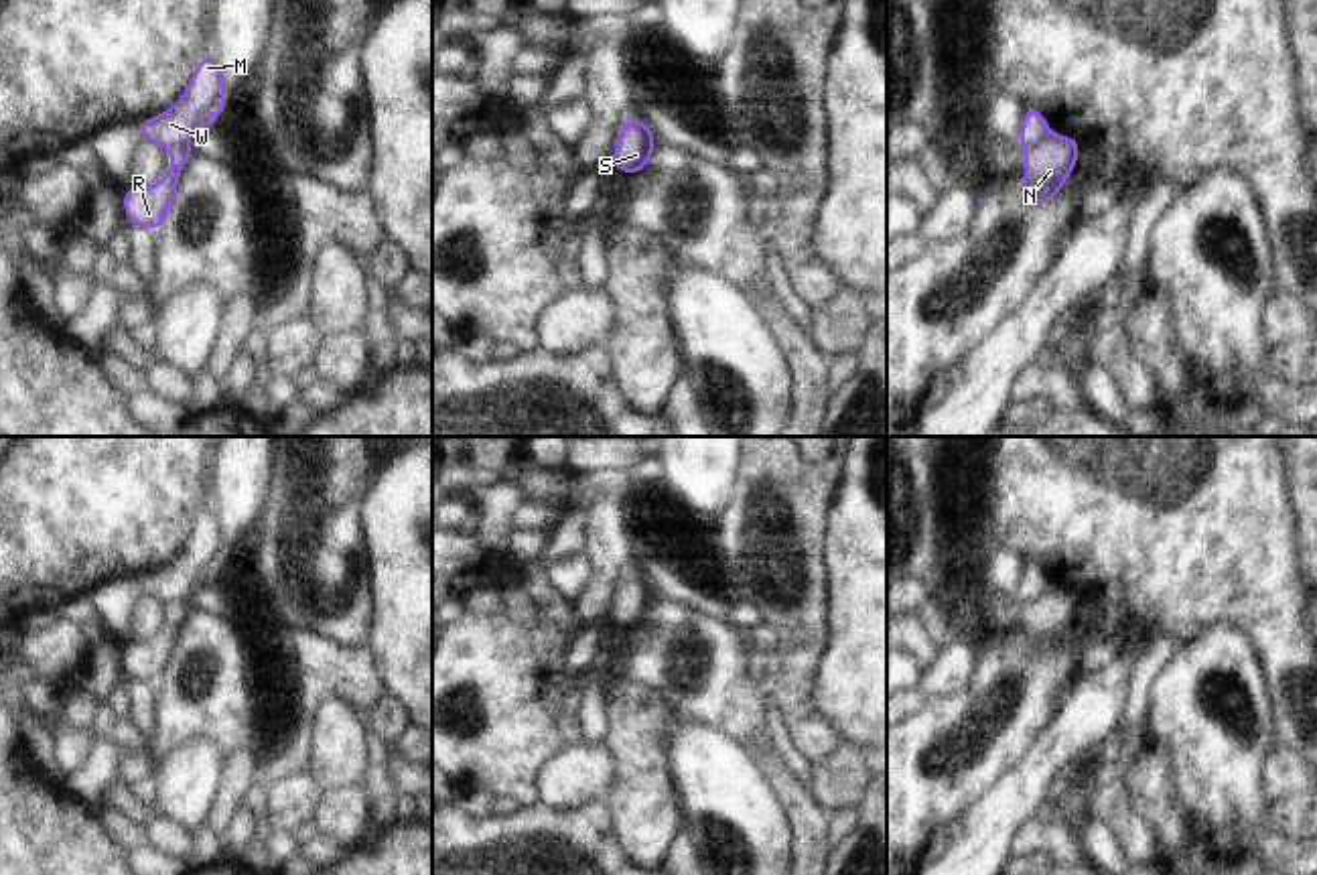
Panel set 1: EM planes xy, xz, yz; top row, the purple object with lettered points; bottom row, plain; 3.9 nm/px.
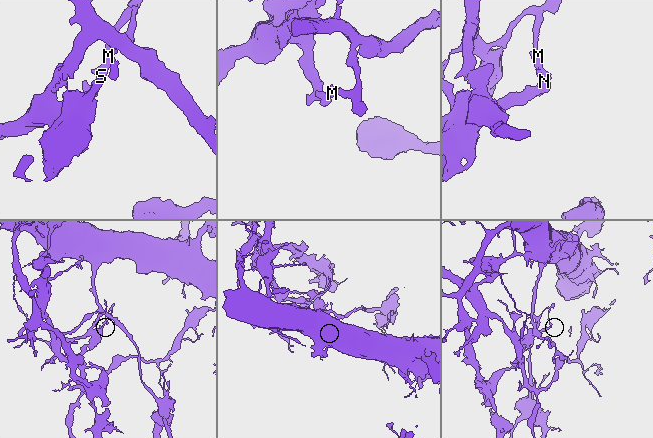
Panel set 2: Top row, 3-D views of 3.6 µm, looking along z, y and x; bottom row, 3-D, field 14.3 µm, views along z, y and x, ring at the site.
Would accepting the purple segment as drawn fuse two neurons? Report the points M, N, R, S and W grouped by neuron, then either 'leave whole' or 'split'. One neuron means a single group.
M W / N R S | split

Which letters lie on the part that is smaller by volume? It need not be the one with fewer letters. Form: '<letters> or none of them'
N, R, S

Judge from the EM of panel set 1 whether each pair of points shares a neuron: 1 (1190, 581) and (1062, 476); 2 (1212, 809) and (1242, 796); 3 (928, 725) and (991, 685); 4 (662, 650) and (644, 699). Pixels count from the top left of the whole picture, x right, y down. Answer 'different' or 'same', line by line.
1: same
2: same
3: same
4: different

